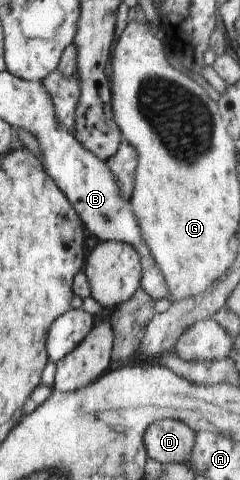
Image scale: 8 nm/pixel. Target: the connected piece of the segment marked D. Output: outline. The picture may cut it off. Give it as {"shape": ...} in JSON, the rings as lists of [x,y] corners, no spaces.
{"shape":[[[161,419],[147,427],[144,445],[148,458],[163,463],[189,462],[193,450],[195,431],[185,423]]]}

